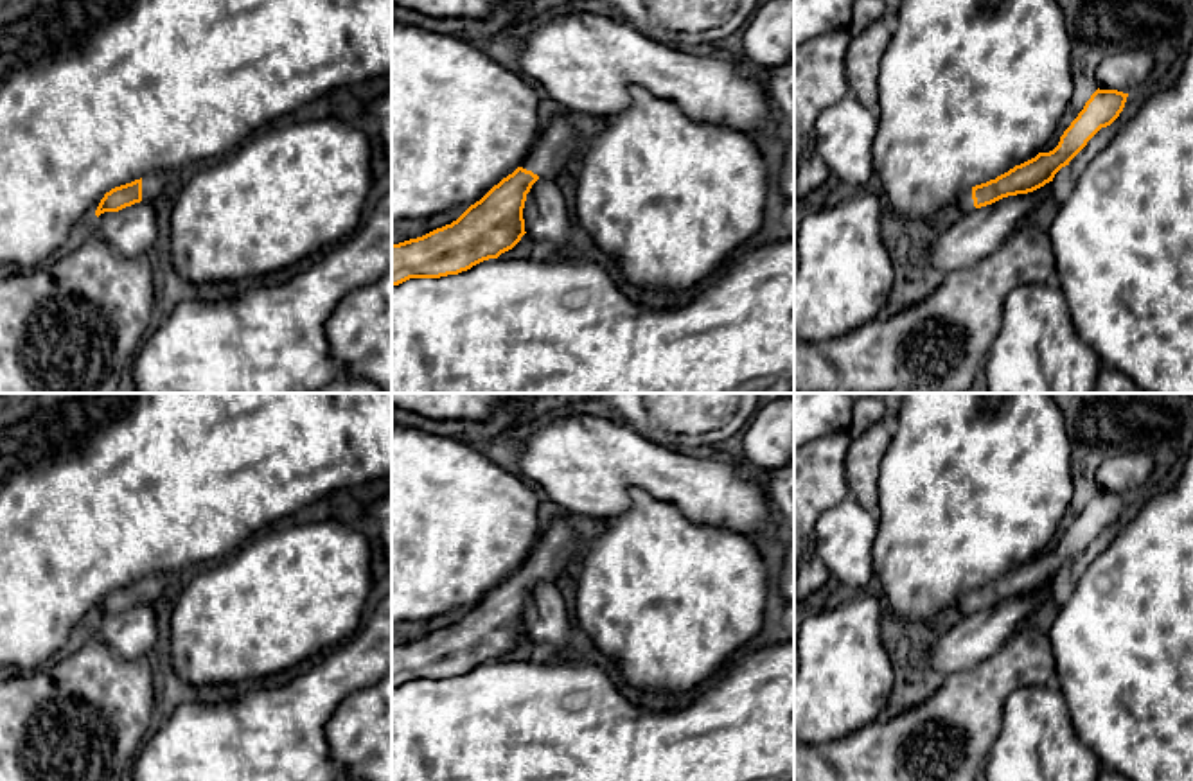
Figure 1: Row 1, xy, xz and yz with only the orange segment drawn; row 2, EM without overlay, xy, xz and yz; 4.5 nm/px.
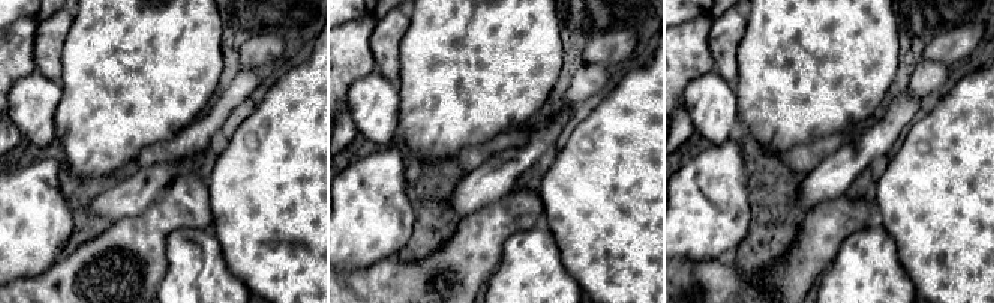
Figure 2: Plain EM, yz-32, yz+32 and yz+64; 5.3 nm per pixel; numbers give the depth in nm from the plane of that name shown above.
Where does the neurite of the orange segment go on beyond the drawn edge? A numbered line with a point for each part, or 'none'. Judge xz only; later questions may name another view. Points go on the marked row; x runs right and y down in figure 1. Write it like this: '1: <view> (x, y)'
1: xz (557, 146)

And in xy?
1: xy (153, 184)

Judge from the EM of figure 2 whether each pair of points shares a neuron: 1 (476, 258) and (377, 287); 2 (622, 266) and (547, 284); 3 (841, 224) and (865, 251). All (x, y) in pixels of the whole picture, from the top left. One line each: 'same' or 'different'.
1: same
2: different
3: different

